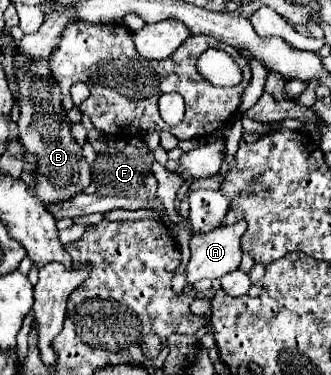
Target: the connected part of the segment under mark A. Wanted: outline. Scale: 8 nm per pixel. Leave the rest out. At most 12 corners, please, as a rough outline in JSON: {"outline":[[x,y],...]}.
{"outline":[[245,223],[191,235],[187,281],[221,279],[241,263]]}

